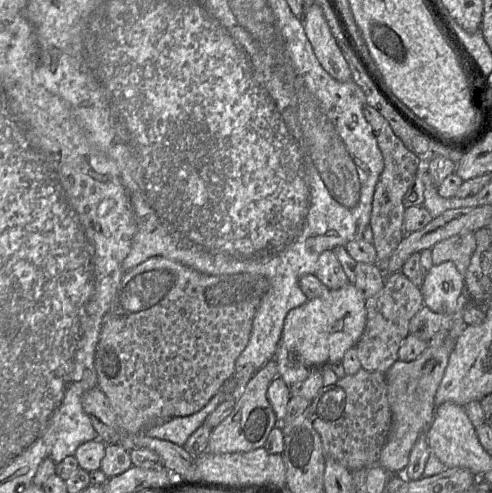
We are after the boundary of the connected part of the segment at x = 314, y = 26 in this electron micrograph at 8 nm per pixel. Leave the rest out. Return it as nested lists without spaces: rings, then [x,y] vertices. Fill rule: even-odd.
[[[303,4],[303,26],[306,36],[323,69],[335,80],[352,80],[349,65],[333,36],[321,7],[317,4]]]

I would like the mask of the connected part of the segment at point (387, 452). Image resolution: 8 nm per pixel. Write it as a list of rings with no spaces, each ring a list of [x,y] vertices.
[[[460,306],[452,318],[453,320],[451,328],[440,347],[427,347],[417,359],[411,362],[402,362],[397,359],[397,361],[384,373],[387,385],[387,397],[392,414],[392,423],[387,435],[386,442],[380,452],[378,463],[393,474],[404,474],[404,470],[408,465],[410,452],[422,432],[427,432],[428,439],[428,428],[431,424],[435,411],[434,398],[436,391],[443,378],[449,361],[449,356],[456,344],[456,341],[464,329],[467,327],[467,324],[463,320]]]

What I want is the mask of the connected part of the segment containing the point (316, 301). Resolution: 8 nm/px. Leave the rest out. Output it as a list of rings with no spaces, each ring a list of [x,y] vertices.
[[[347,283],[340,289],[329,290],[322,297],[308,299],[288,312],[275,356],[278,376],[288,387],[306,379],[314,369],[341,362],[345,352],[355,346],[364,331],[365,300],[354,284]]]

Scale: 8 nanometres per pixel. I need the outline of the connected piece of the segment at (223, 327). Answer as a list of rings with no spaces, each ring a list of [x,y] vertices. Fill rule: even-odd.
[[[161,256],[151,257],[135,268],[125,272],[118,293],[105,315],[105,322],[95,353],[97,387],[106,395],[111,409],[123,431],[126,434],[139,434],[148,427],[156,426],[154,422],[157,420],[169,420],[175,417],[189,416],[205,407],[222,388],[223,384],[234,375],[236,371],[236,359],[248,344],[254,315],[268,289],[269,281],[259,274],[206,275]]]

